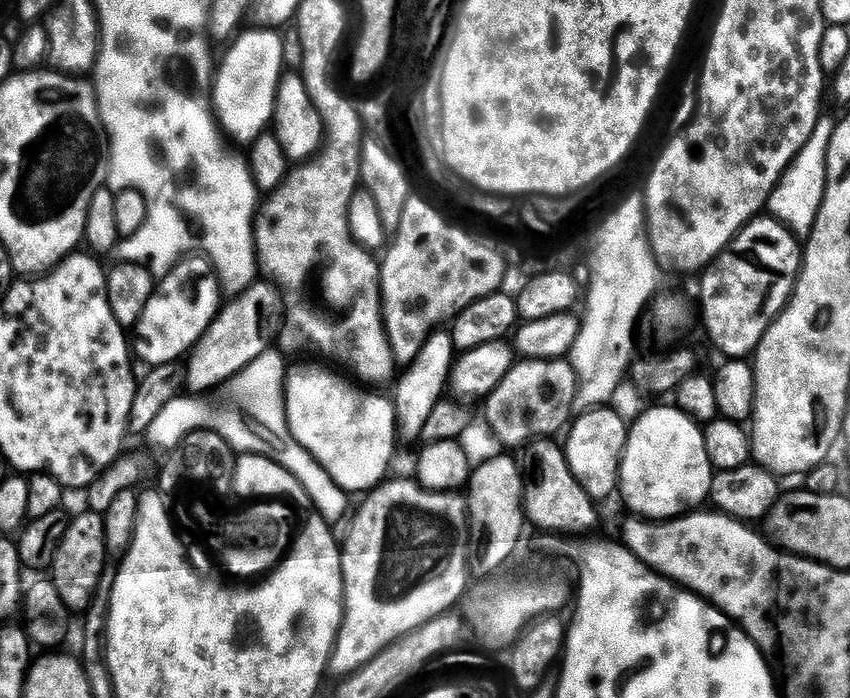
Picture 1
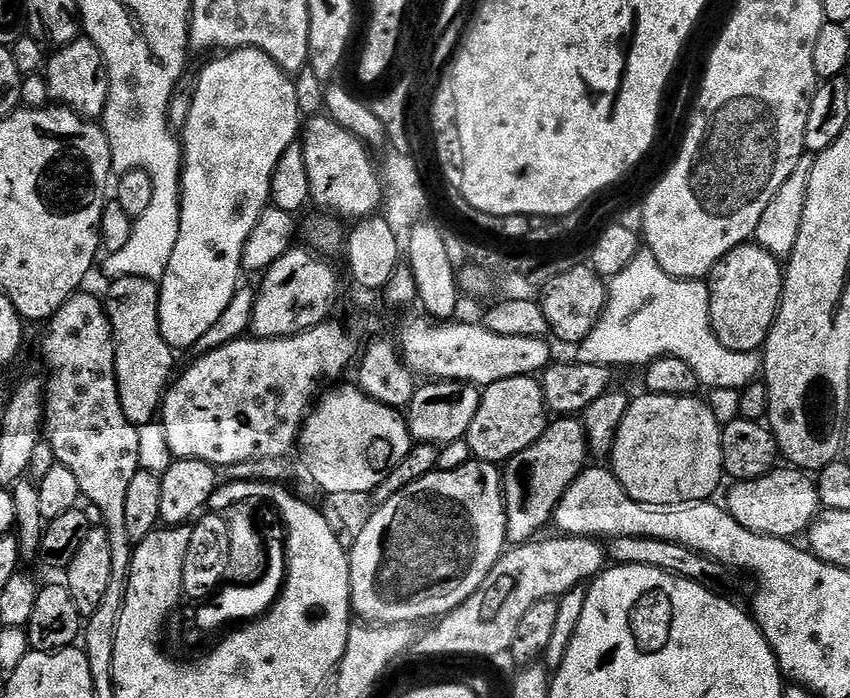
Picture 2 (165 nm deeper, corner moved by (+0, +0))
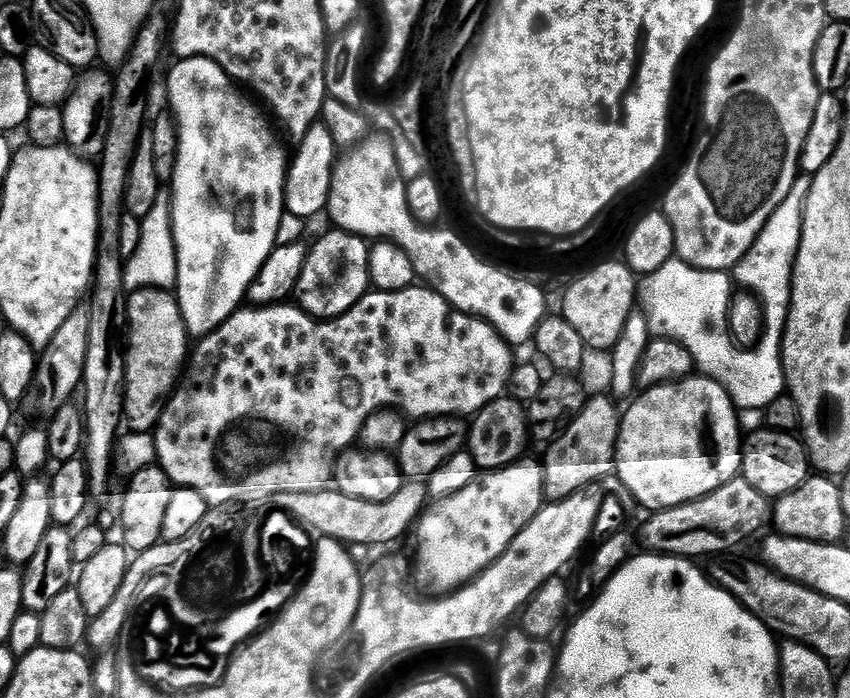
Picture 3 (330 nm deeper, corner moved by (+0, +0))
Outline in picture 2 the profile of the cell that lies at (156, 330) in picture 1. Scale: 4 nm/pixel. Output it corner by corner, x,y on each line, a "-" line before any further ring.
238,48
229,51
221,60
205,66
196,76
196,93
194,102
190,106
190,118
182,129
182,147
184,149
184,169
180,171
180,229
178,230
178,242
174,242
174,254
170,254
170,266
166,266
164,275
159,281
160,286
160,329
162,338
173,350
180,348
195,349
199,339
202,338
210,326
221,318
222,312
234,298
238,285
241,283
242,261
244,259
244,247
250,238
250,234
258,226
264,212
269,211
272,199
272,175
278,166
278,158
290,145
297,143
298,133
302,128
302,113
296,101
296,86
293,77
284,72
273,62
268,55
257,48

